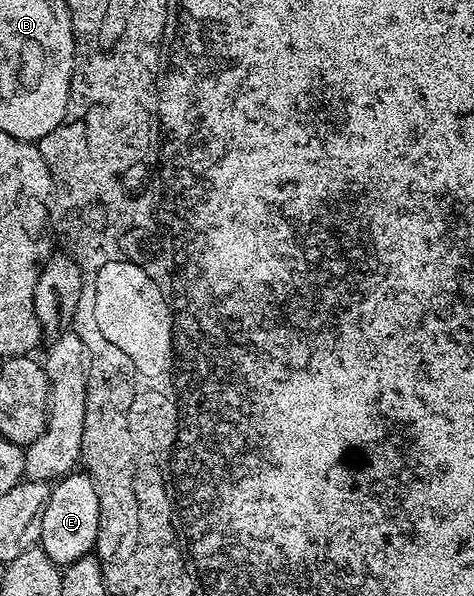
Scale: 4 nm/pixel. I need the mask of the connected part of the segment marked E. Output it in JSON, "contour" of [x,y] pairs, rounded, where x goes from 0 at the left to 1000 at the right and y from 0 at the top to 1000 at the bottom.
{"contour":[[[154,794],[108,812],[105,841],[89,861],[89,894],[80,916],[122,948],[141,948],[196,930],[211,879],[207,827],[194,802],[181,794]]]}

